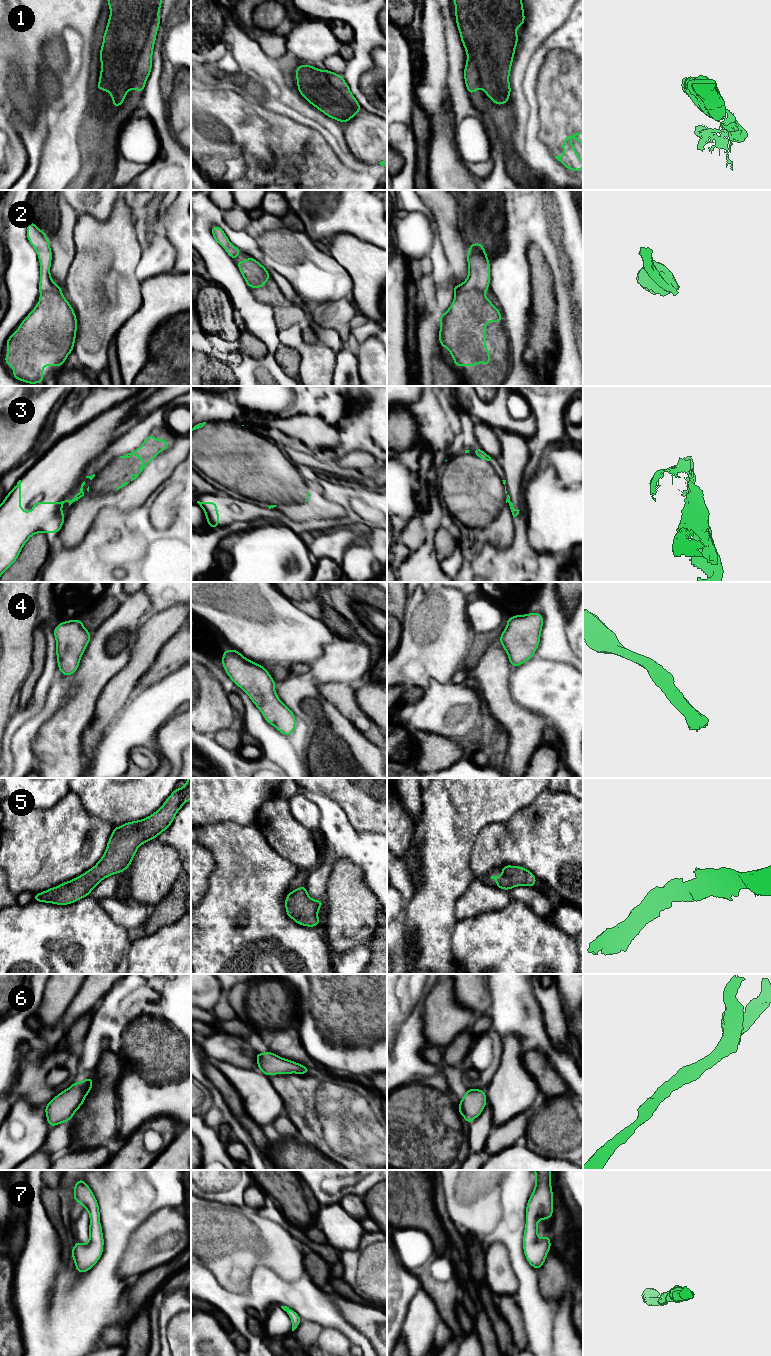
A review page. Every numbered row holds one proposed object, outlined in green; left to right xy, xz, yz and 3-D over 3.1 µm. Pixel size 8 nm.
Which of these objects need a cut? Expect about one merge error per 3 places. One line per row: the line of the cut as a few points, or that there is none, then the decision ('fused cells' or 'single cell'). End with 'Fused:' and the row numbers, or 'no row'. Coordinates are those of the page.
1: no cut | single cell
2: no cut | single cell
3: xy (76, 495), (73, 501) | fused cells
4: no cut | single cell
5: no cut | single cell
6: no cut | single cell
7: no cut | single cell
Fused: 3

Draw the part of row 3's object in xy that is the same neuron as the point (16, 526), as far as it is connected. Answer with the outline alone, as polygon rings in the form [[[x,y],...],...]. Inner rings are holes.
[[[21,480],[17,482],[0,504],[0,577],[3,572],[17,560],[23,546],[31,536],[36,533],[57,533],[60,531],[65,521],[65,515],[62,513],[62,506],[65,502],[68,502],[70,506],[74,502],[75,497],[76,494],[73,496],[72,500],[61,502],[34,502],[31,511],[23,511],[21,509]]]

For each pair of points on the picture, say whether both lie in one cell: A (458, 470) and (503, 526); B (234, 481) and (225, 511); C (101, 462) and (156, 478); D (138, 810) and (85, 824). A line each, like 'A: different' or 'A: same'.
A: same
B: different
C: same
D: different

